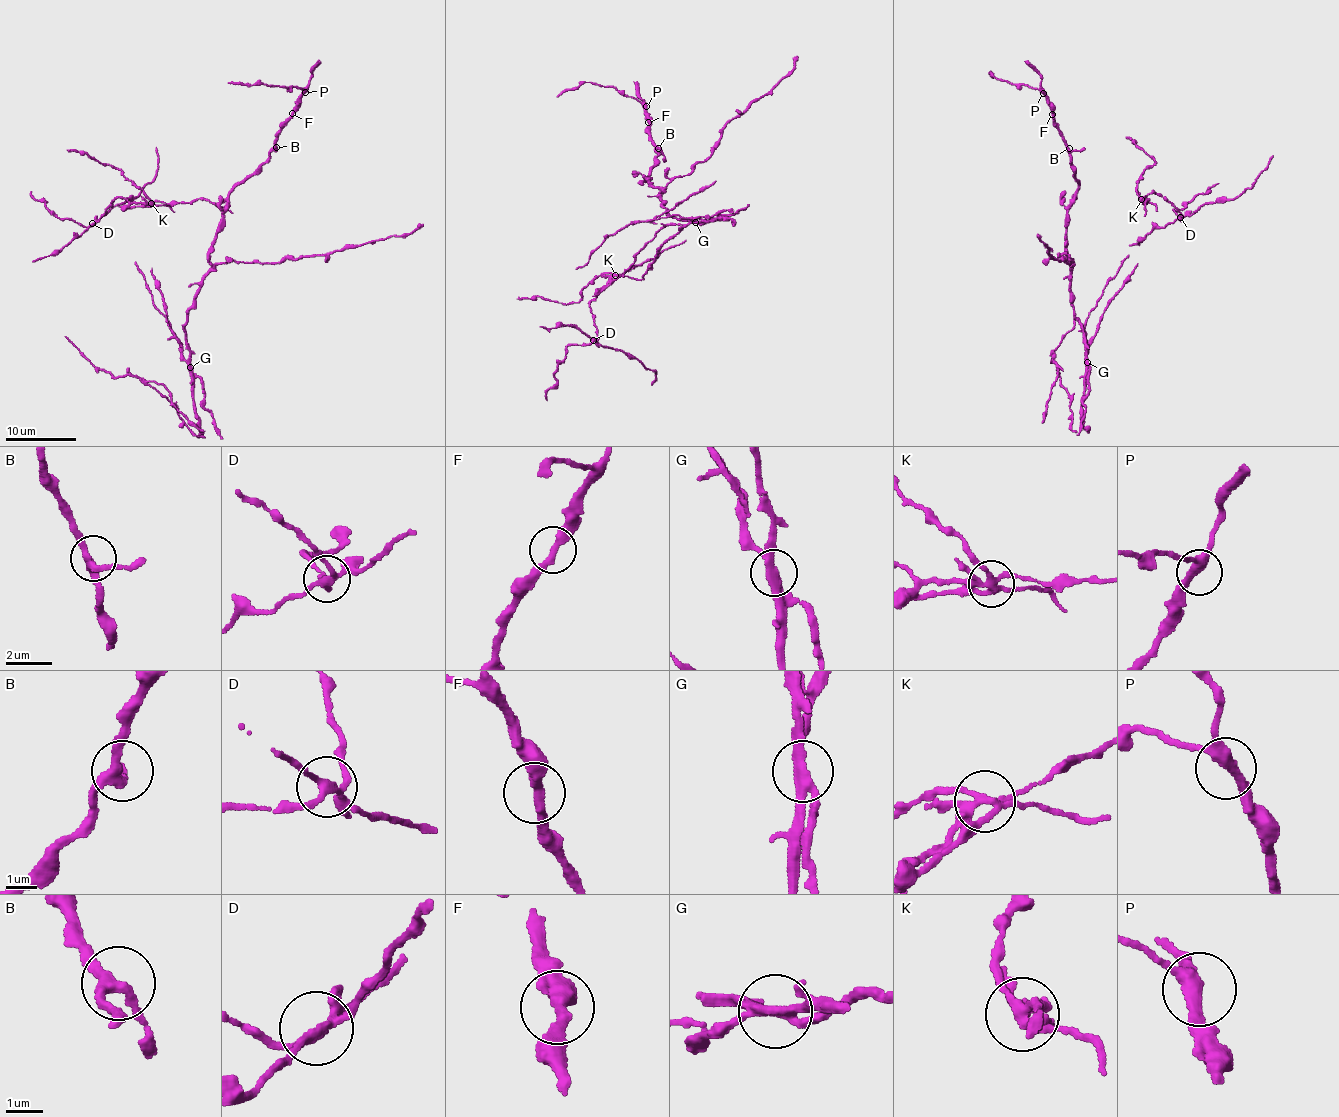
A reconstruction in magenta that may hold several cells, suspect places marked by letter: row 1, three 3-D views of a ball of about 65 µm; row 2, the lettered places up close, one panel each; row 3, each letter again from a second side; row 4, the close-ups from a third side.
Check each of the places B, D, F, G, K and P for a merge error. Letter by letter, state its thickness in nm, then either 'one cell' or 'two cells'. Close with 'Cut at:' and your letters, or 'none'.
B: 280 nm | one cell
D: 220 nm | two cells
F: 320 nm | one cell
G: 280 nm | two cells
K: 280 nm | two cells
P: 320 nm | one cell
Cut at: D, G, K

